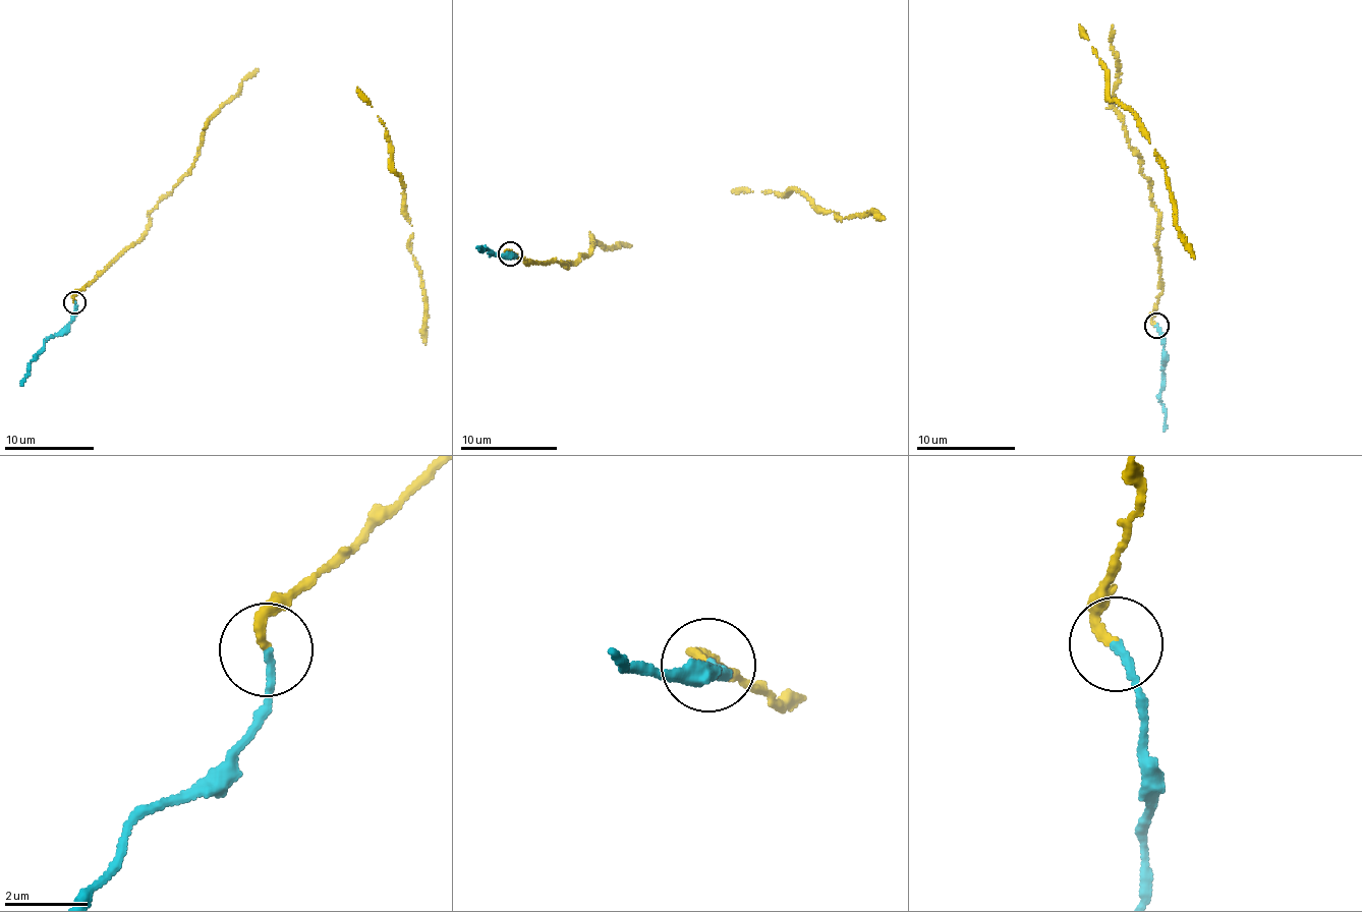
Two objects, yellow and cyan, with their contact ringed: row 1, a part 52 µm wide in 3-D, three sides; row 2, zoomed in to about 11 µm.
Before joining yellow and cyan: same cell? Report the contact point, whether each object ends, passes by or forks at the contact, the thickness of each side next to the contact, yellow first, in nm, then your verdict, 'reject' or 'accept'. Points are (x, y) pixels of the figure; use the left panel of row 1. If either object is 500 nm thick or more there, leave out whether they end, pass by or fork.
at (74, 302); yellow ends there; cyan ends there; 220 nm thick on the yellow side, 190 nm on the other; accept

